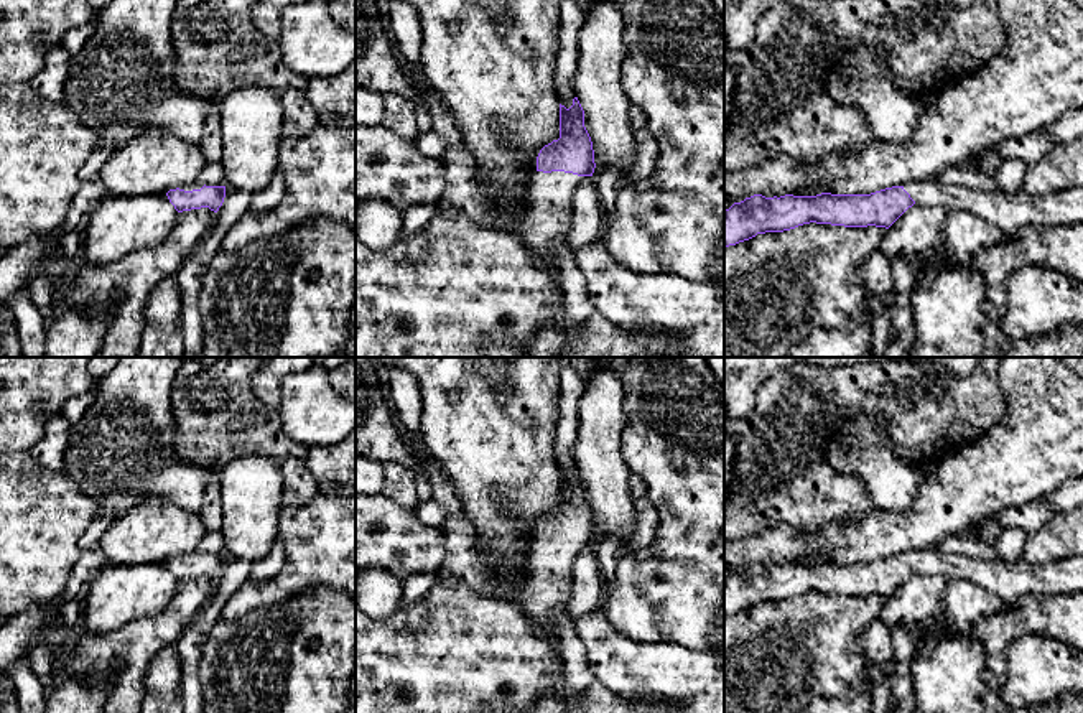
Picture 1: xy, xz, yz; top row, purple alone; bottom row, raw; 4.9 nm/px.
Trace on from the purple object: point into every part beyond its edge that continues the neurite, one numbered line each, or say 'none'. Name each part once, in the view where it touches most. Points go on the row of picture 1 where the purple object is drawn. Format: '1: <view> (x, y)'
1: xz (543, 224)

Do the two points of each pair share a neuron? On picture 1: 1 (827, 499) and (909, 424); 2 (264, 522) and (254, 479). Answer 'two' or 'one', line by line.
1: one
2: one

